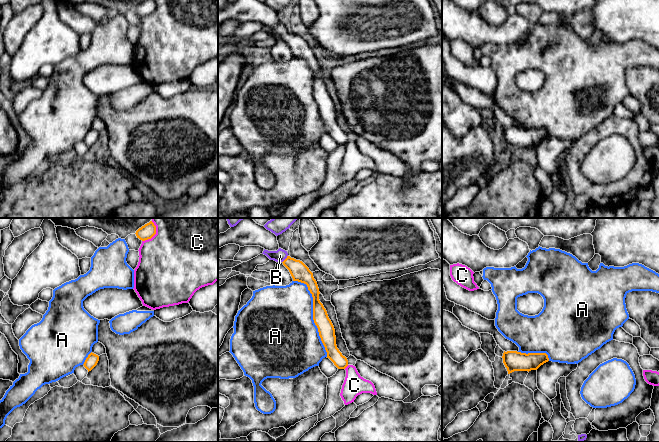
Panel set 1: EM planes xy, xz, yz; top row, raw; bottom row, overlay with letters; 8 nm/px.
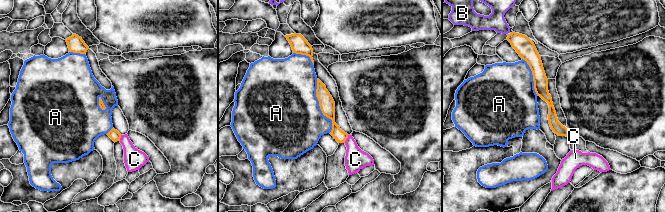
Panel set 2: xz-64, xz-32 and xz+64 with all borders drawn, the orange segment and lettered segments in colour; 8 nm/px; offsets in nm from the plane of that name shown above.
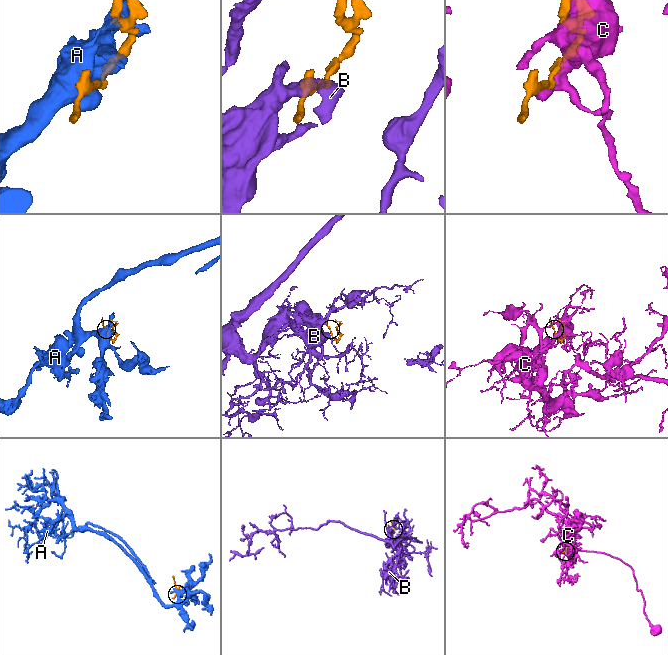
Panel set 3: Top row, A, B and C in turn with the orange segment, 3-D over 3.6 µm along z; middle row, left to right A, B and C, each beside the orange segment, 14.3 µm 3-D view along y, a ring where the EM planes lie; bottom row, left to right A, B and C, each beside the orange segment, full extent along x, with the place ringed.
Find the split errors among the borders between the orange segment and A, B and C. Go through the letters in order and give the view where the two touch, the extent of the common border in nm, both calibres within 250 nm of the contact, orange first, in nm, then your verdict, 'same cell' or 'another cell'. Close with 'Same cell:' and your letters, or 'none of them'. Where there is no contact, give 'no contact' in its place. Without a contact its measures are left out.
A: contact in xz; length 650 nm; calibres 130 and 500 nm; another cell
B: contact in xz; length 80 nm; calibres 150 and 100 nm; same cell
C: contact in xy; length 170 nm; calibres 120 and 500 nm; another cell
Same cell: B

